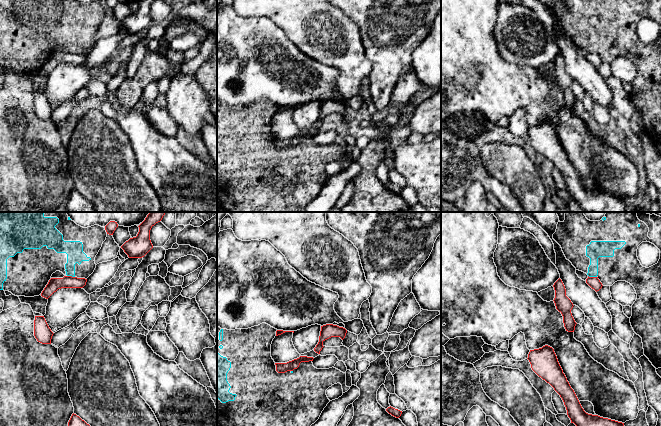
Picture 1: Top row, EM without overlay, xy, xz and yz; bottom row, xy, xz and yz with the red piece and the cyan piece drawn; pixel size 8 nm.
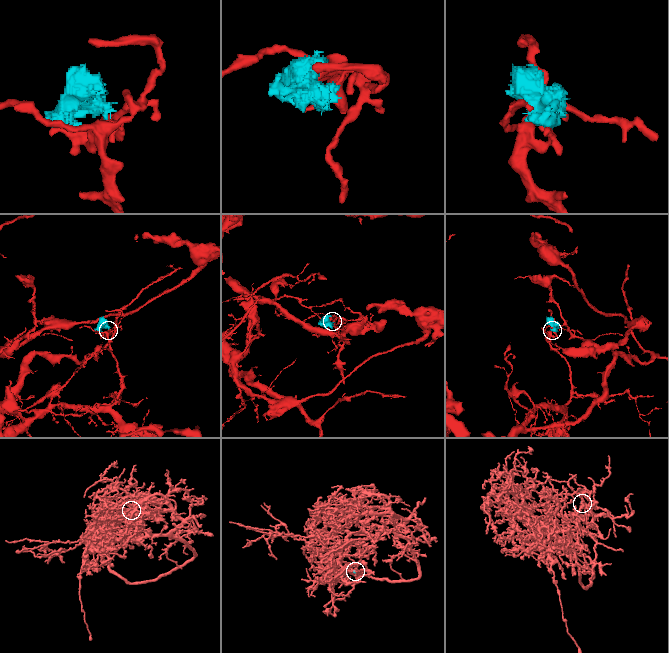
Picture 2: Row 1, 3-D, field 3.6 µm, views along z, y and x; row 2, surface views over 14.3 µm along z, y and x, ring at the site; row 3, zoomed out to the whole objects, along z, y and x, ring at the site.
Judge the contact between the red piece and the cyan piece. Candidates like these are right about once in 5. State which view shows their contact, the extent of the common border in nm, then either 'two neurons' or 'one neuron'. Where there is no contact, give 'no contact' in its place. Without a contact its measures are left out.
meets red in yz; contact 70 nm long; two neurons

